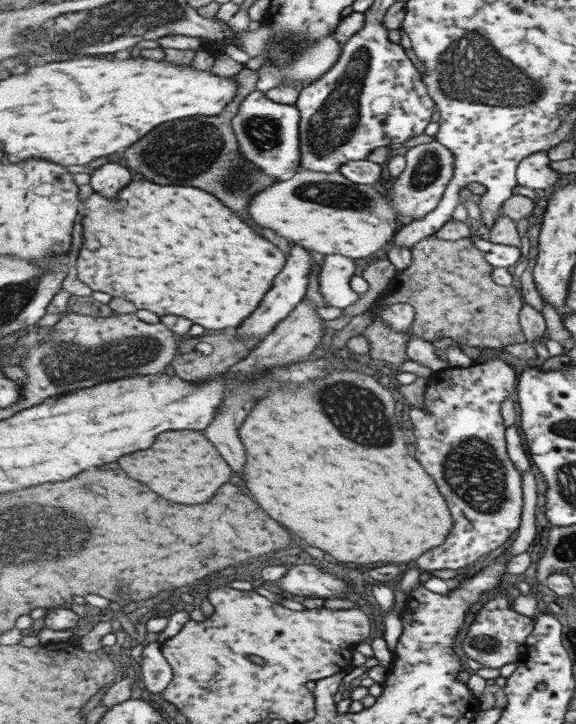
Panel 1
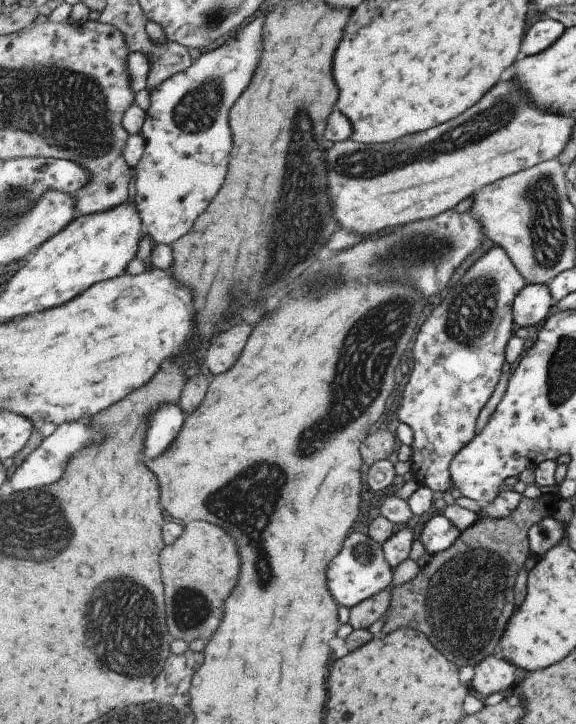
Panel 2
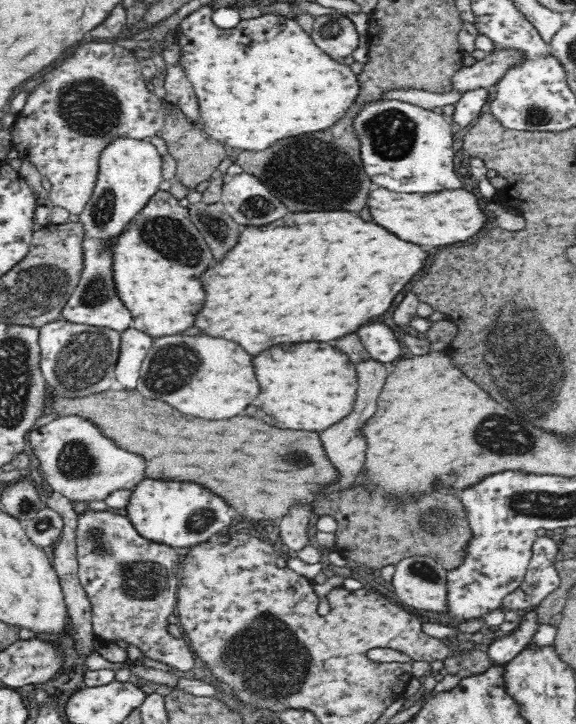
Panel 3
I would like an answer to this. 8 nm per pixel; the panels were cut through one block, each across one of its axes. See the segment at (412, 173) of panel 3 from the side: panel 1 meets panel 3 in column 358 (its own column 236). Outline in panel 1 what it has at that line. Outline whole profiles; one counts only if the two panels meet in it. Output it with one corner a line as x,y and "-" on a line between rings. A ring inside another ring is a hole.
253,90
239,103
239,112
233,121
241,155
269,176
281,178
287,172
298,172
302,161
301,122
302,112
296,104
278,103
262,91

